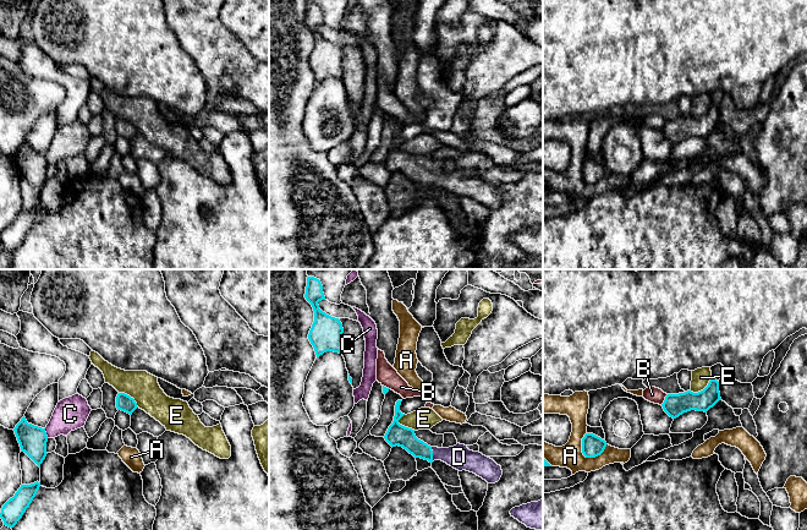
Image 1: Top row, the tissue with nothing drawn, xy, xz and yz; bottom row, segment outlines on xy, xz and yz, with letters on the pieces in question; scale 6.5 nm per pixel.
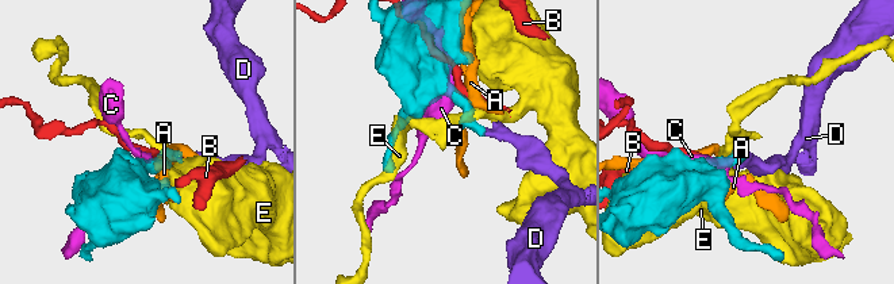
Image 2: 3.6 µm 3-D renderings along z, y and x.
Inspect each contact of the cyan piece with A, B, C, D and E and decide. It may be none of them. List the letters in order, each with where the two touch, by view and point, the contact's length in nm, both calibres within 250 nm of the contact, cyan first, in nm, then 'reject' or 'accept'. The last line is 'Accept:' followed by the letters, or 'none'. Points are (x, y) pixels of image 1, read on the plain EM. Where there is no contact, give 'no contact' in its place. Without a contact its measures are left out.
A: meets cyan in yz at (582, 175); contact 190 nm long; 140 nm thick on the cyan side, 160 nm on the other; reject
B: meets cyan in yz at (665, 125); contact 90 nm long; 150 nm thick on the cyan side, 100 nm on the other; reject
C: meets cyan in xy at (45, 159); contact 70 nm long; 180 nm thick on the cyan side, 220 nm on the other; reject
D: meets cyan in xz at (432, 180); contact 100 nm long; 140 nm thick on the cyan side, 160 nm on the other; accept
E: meets cyan in xz at (406, 153); contact 140 nm long; 140 nm thick on the cyan side, 140 nm on the other; reject
Accept: D

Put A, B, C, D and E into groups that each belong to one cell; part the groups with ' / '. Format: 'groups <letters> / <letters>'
groups A / B / C / D / E

